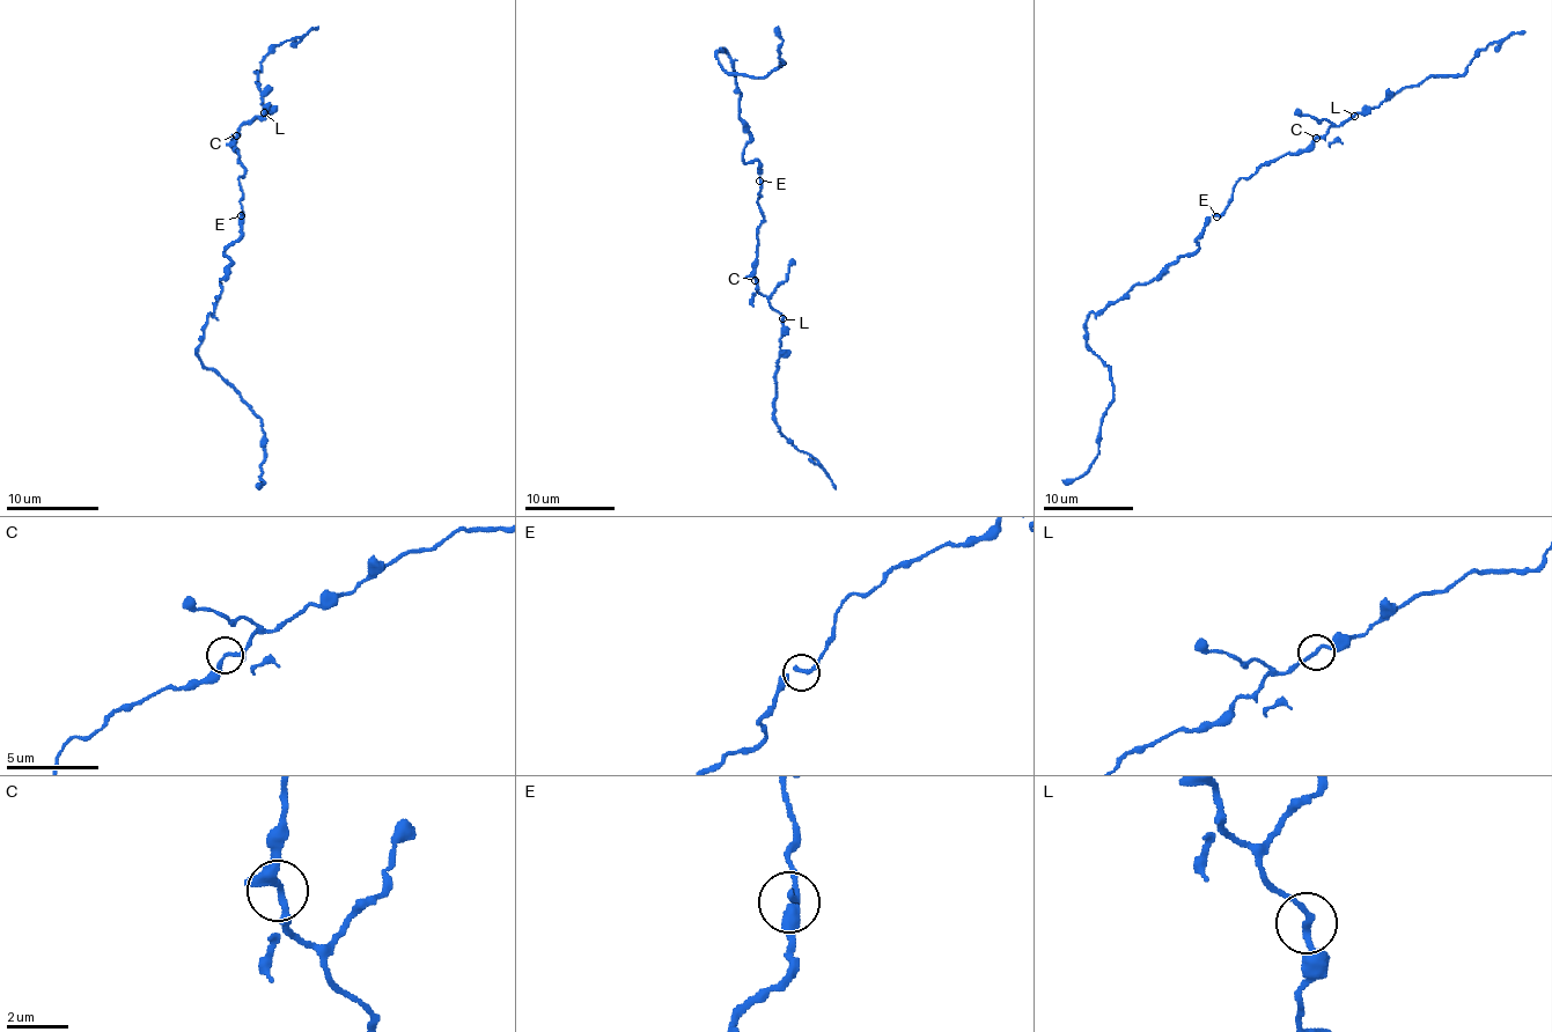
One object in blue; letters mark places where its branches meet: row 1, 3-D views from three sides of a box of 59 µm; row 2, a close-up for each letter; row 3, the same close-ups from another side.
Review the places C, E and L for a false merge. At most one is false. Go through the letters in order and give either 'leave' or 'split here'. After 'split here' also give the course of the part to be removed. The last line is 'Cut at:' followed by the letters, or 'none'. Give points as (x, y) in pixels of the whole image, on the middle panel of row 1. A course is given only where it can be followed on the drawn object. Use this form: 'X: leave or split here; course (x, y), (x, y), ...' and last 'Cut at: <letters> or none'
C: leave
E: leave
L: leave
Cut at: none

